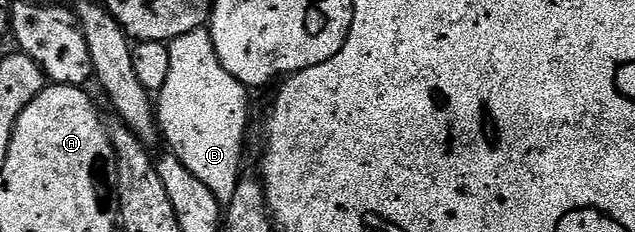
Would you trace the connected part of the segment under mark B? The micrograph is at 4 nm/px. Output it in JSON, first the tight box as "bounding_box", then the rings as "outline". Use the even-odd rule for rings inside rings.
{"bounding_box":[155,26,250,206],"outline":[[[202,26],[187,35],[178,36],[176,40],[169,42],[169,47],[167,82],[156,95],[155,116],[159,134],[170,147],[171,156],[180,159],[184,167],[212,191],[217,201],[226,206],[232,201],[242,178],[240,167],[250,115],[249,90],[235,76],[225,71],[216,55],[209,28]]]}

